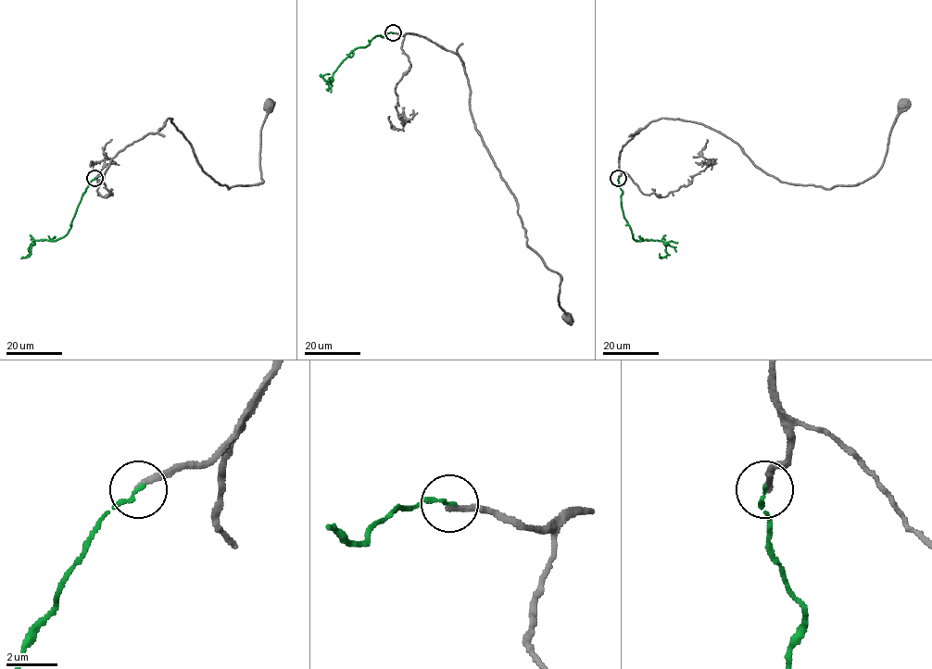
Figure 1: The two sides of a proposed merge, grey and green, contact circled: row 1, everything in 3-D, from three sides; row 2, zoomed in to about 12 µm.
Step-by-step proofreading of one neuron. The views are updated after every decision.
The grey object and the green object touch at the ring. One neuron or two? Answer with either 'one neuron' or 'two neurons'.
two neurons

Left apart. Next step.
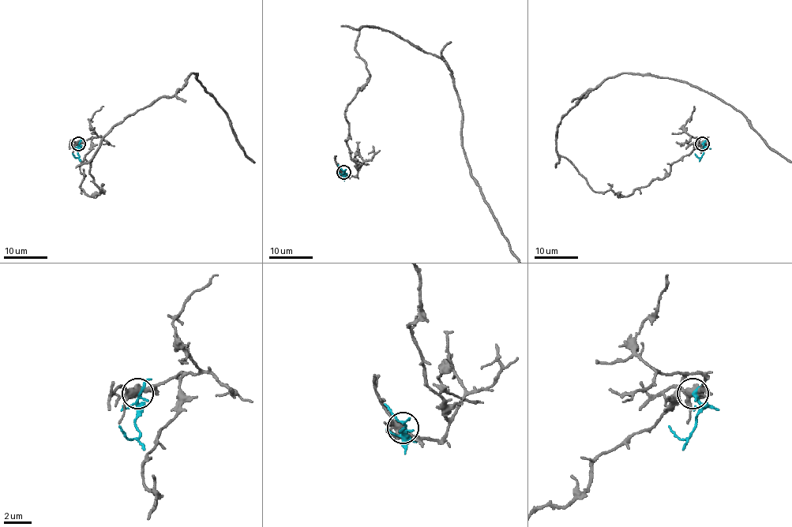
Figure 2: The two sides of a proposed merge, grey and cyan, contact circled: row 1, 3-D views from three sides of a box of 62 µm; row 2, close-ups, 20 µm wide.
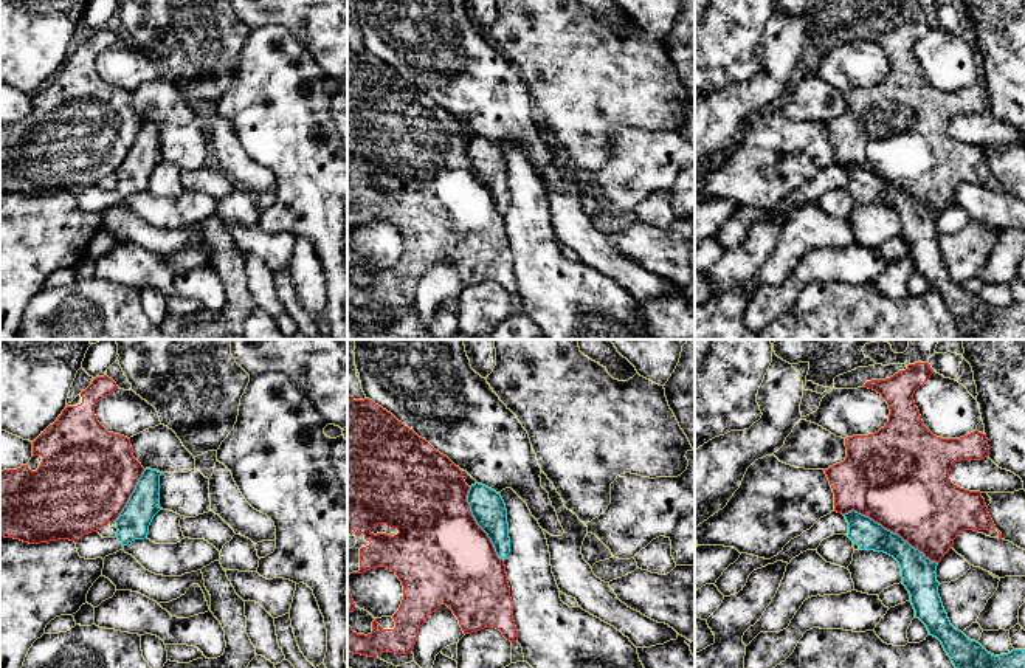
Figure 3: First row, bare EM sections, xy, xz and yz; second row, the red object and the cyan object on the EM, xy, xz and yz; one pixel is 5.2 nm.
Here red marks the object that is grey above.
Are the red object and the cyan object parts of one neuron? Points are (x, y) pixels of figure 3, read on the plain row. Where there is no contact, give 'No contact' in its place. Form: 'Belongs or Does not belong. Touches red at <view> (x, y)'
Does not belong. Touches red at yz (890, 183)

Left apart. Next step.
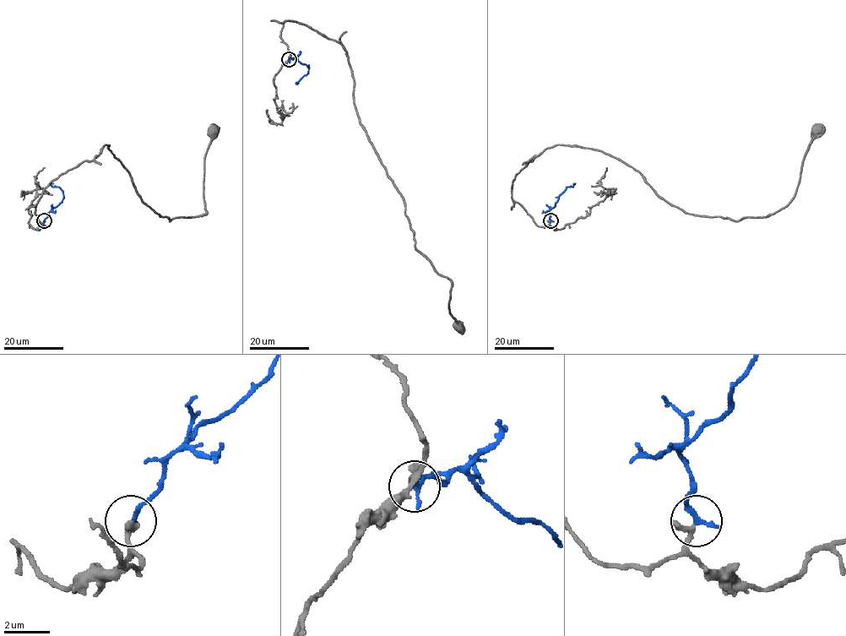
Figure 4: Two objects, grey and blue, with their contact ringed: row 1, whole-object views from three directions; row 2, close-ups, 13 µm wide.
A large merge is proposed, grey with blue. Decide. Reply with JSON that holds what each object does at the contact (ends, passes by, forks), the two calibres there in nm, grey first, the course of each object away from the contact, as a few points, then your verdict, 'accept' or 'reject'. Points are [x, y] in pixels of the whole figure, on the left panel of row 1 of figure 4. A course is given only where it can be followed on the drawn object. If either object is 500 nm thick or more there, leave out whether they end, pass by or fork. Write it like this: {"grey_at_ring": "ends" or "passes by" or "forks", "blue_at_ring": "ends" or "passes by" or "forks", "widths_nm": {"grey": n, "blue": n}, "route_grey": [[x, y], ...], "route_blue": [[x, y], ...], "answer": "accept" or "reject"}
{"grey_at_ring": "ends", "blue_at_ring": "ends", "widths_nm": {"grey": 320, "blue": 240}, "route_grey": [[44, 220], [45, 226], [35, 213], [42, 191], [105, 144], [156, 213], [170, 220], [203, 216], [213, 131]], "route_blue": [[44, 220], [63, 196], [62, 191], [52, 187], [53, 183]], "answer": "accept"}

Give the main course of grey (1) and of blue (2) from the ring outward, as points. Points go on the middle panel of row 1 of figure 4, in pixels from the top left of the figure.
1: (289, 59), (280, 36), (288, 20), (342, 46), (360, 123), (401, 196), (415, 247), (451, 280), (458, 326)
2: (289, 59), (295, 57), (308, 67), (308, 73), (298, 83)

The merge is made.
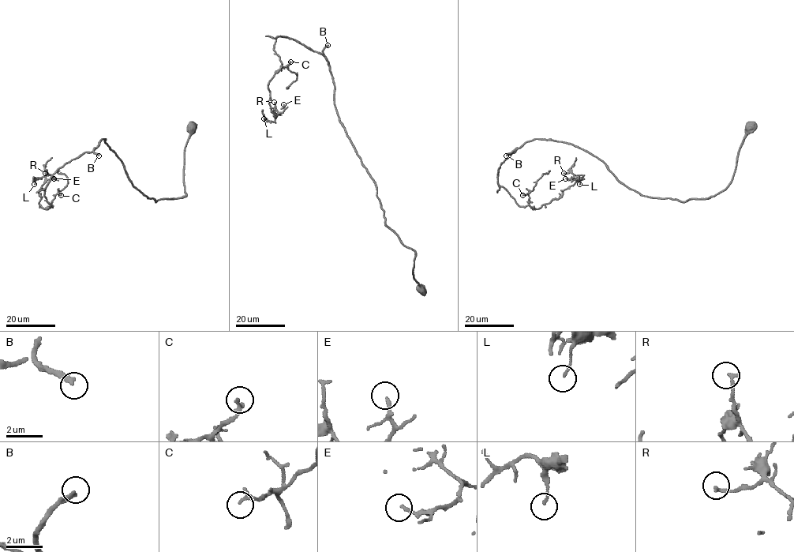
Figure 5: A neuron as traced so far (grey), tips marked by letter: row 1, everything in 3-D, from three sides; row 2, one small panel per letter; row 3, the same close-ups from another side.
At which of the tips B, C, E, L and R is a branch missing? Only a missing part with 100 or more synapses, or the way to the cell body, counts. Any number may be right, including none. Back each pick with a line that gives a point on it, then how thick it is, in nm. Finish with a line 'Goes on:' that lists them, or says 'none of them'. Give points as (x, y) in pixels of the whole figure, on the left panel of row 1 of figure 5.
B: Place: (99, 155). Thickness 240 nm
Goes on: B

